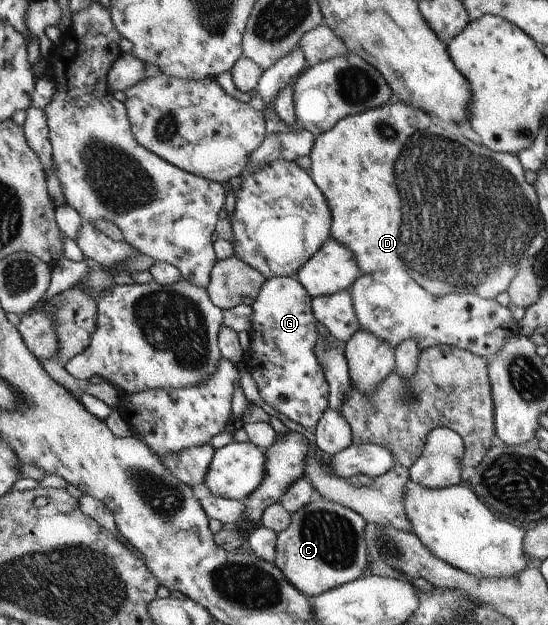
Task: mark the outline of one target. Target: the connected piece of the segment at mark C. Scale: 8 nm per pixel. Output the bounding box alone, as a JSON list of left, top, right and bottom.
[274,497,370,598]

